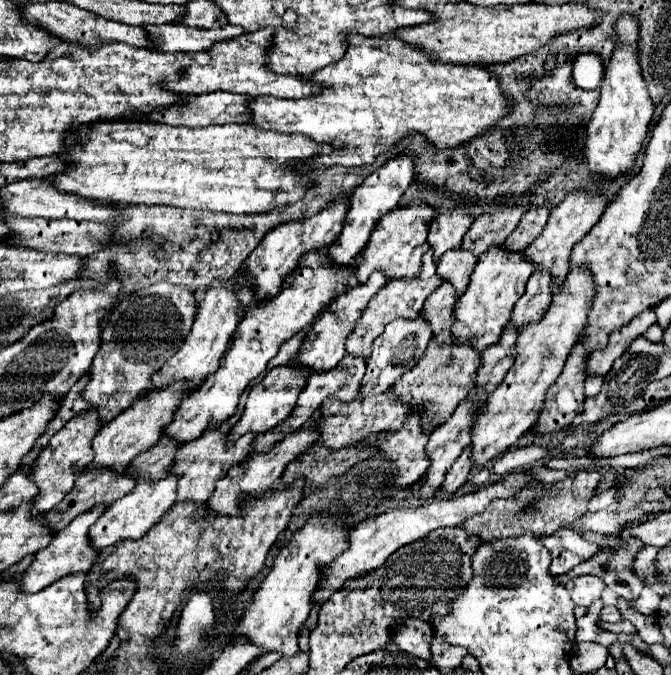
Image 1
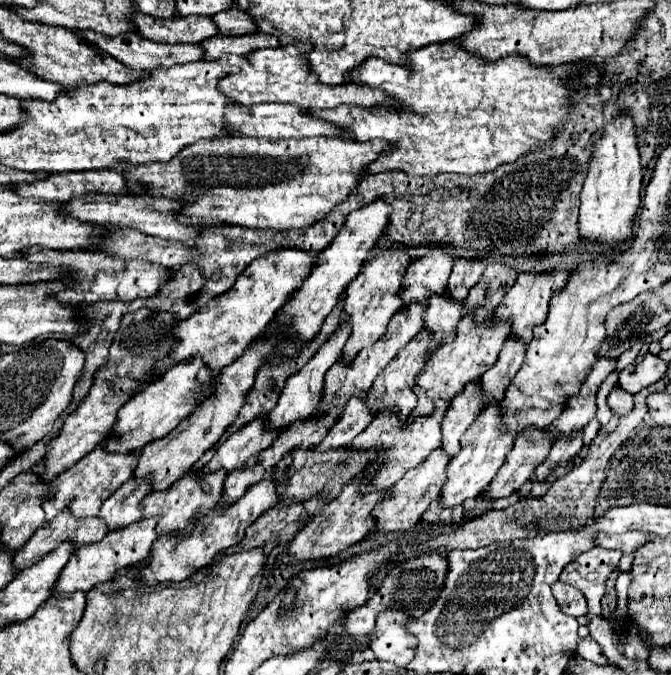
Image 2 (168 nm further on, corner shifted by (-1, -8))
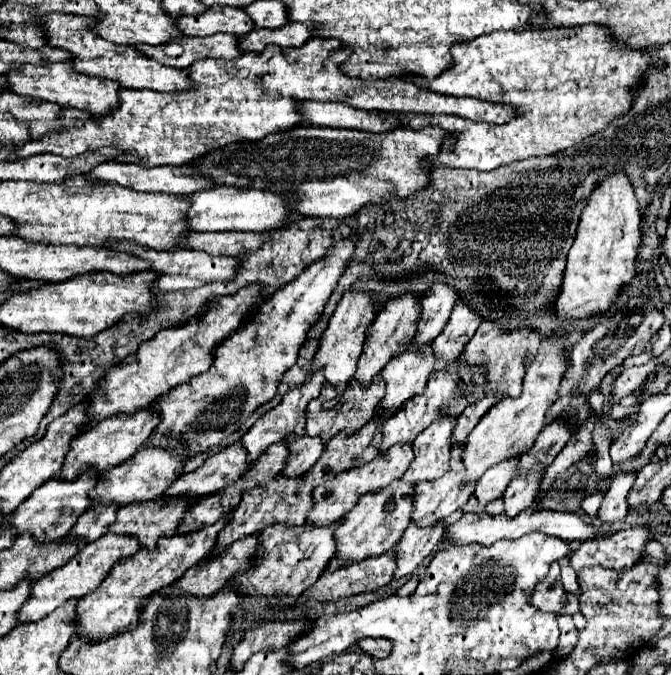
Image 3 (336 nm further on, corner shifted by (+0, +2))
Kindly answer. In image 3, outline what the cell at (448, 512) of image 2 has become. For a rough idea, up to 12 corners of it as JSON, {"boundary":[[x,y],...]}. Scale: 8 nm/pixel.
{"boundary":[[411,522],[397,544],[393,580],[409,576],[437,548],[443,522]]}

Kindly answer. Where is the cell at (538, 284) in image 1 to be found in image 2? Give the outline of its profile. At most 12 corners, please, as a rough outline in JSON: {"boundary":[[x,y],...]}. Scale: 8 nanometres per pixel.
{"boundary":[[510,336],[482,376],[486,404],[504,396],[524,362],[528,344]]}

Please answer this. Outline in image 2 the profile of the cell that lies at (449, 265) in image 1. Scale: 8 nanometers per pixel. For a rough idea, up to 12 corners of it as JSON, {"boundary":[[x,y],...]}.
{"boundary":[[430,296],[424,326],[434,332],[430,352],[456,336],[464,300]]}

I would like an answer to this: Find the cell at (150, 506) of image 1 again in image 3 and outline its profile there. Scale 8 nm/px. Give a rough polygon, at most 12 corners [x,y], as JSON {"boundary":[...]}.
{"boundary":[[103,534],[33,584],[17,624],[83,598],[107,570],[139,550],[135,538]]}

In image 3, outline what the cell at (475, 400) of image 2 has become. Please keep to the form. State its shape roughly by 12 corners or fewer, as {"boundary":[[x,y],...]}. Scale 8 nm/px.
{"boundary":[[437,418],[415,438],[405,482],[449,470],[453,418]]}

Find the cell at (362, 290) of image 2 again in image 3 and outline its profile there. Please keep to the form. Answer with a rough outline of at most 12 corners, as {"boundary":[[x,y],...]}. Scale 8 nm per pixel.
{"boundary":[[345,292],[311,372],[343,392],[357,370],[375,304]]}

